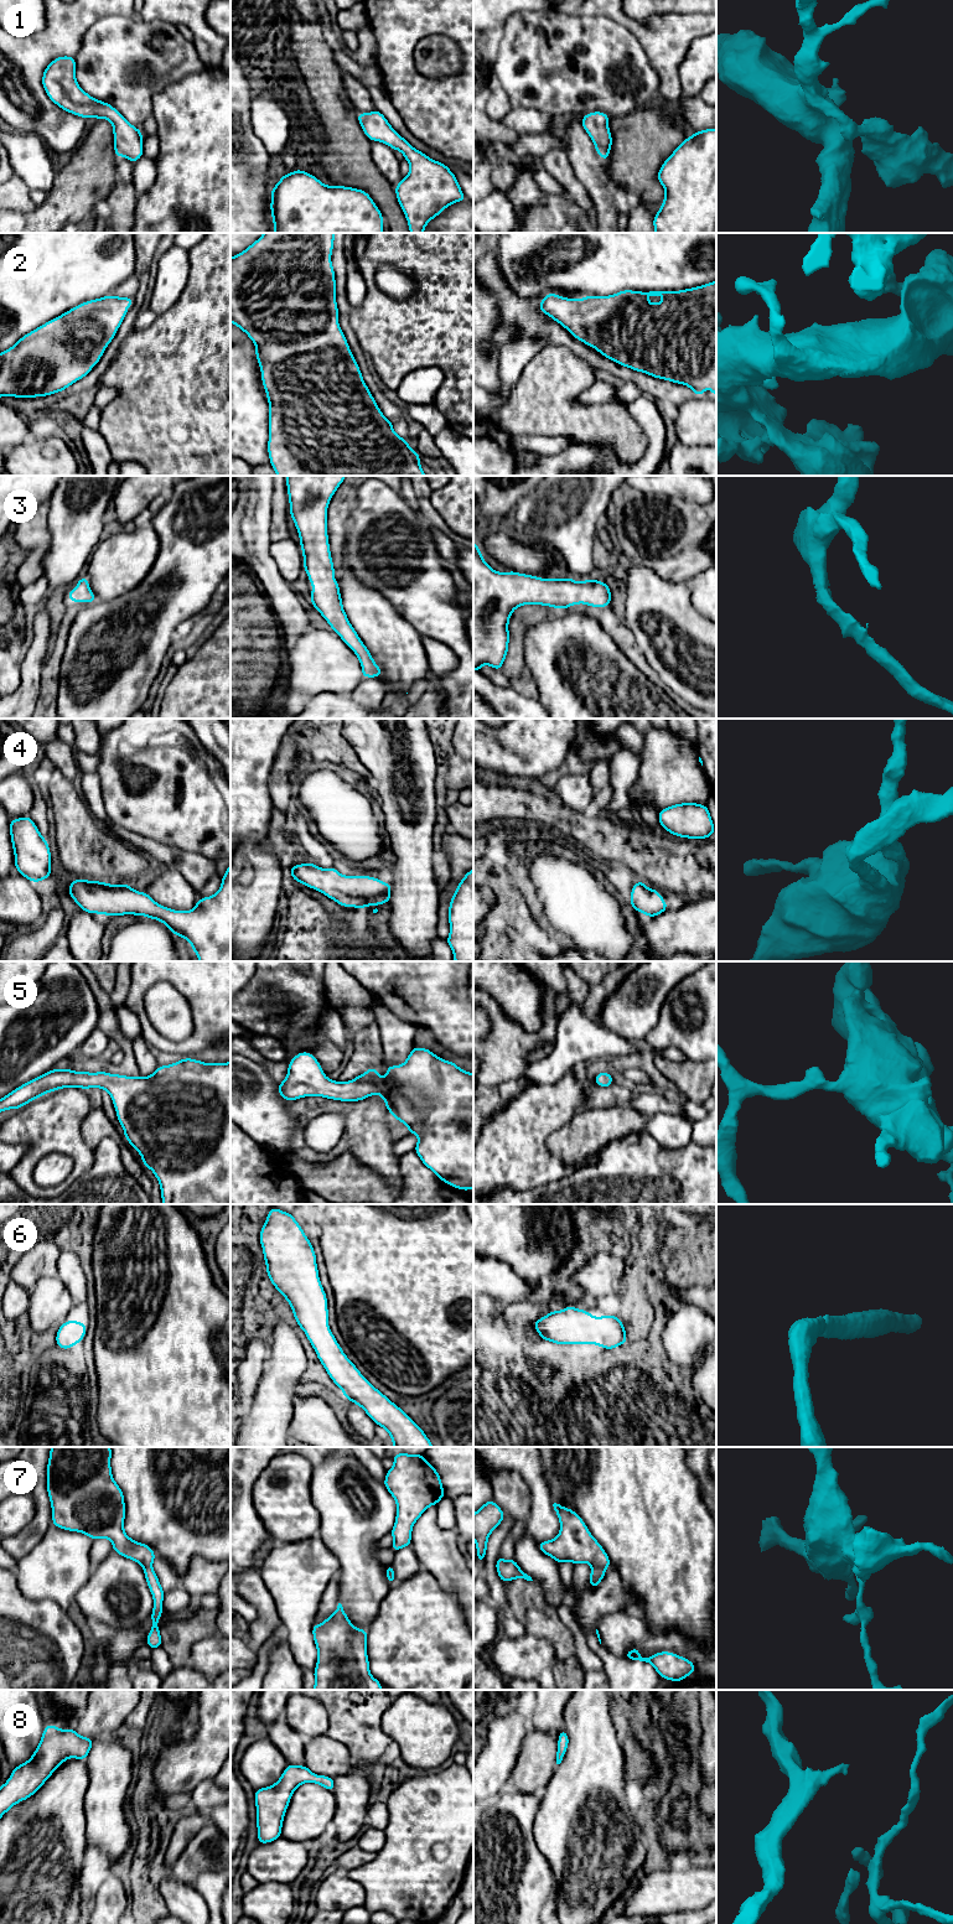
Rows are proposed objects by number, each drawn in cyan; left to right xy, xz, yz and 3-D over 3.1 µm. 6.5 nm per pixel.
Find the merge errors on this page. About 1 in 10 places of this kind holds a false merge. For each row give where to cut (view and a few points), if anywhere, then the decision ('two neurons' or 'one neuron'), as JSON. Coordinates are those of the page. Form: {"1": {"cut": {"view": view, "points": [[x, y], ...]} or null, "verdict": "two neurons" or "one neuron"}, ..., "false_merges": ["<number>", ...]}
{"1": {"cut": null, "verdict": "one neuron"}, "2": {"cut": null, "verdict": "one neuron"}, "3": {"cut": null, "verdict": "one neuron"}, "4": {"cut": null, "verdict": "one neuron"}, "5": {"cut": null, "verdict": "one neuron"}, "6": {"cut": null, "verdict": "one neuron"}, "7": {"cut": null, "verdict": "one neuron"}, "8": {"cut": null, "verdict": "one neuron"}, "false_merges": []}

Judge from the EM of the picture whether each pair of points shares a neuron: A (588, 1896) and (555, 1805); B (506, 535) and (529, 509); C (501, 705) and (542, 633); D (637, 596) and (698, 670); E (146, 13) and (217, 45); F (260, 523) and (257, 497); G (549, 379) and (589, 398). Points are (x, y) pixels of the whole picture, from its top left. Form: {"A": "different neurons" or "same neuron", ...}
{"A": "same neuron", "B": "different neurons", "C": "different neurons", "D": "same neuron", "E": "same neuron", "F": "same neuron", "G": "different neurons"}

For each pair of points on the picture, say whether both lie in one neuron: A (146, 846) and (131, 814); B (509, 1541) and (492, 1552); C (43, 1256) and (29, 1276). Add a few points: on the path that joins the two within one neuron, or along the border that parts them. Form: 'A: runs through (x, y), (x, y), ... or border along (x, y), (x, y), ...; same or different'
A: border along (114, 824), (169, 845); different
B: border along (514, 1521), (502, 1543), (498, 1555); different
C: runs through (39, 1261), (29, 1271); same

